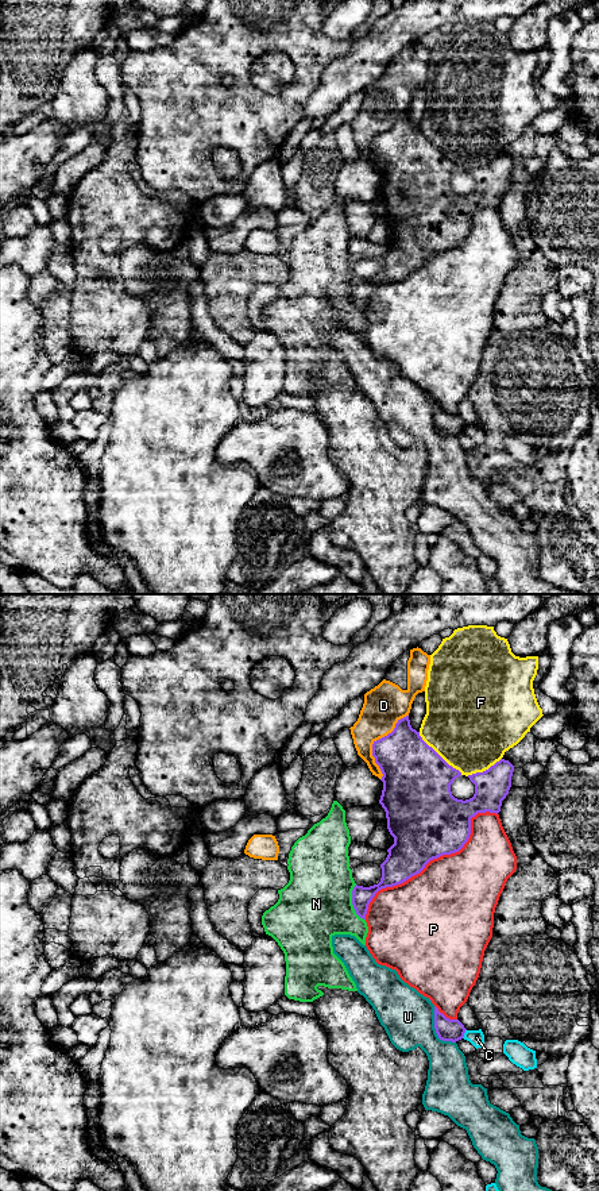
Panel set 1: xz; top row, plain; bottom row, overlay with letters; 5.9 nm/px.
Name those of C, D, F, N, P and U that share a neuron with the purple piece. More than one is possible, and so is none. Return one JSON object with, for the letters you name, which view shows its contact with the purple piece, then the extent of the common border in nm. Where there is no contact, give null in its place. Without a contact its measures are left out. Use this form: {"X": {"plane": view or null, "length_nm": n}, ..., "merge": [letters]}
{"merge": []}

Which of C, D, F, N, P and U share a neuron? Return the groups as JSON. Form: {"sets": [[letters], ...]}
{"sets": [["C"], ["D"], ["F"], ["N"], ["P"], ["U"]]}

